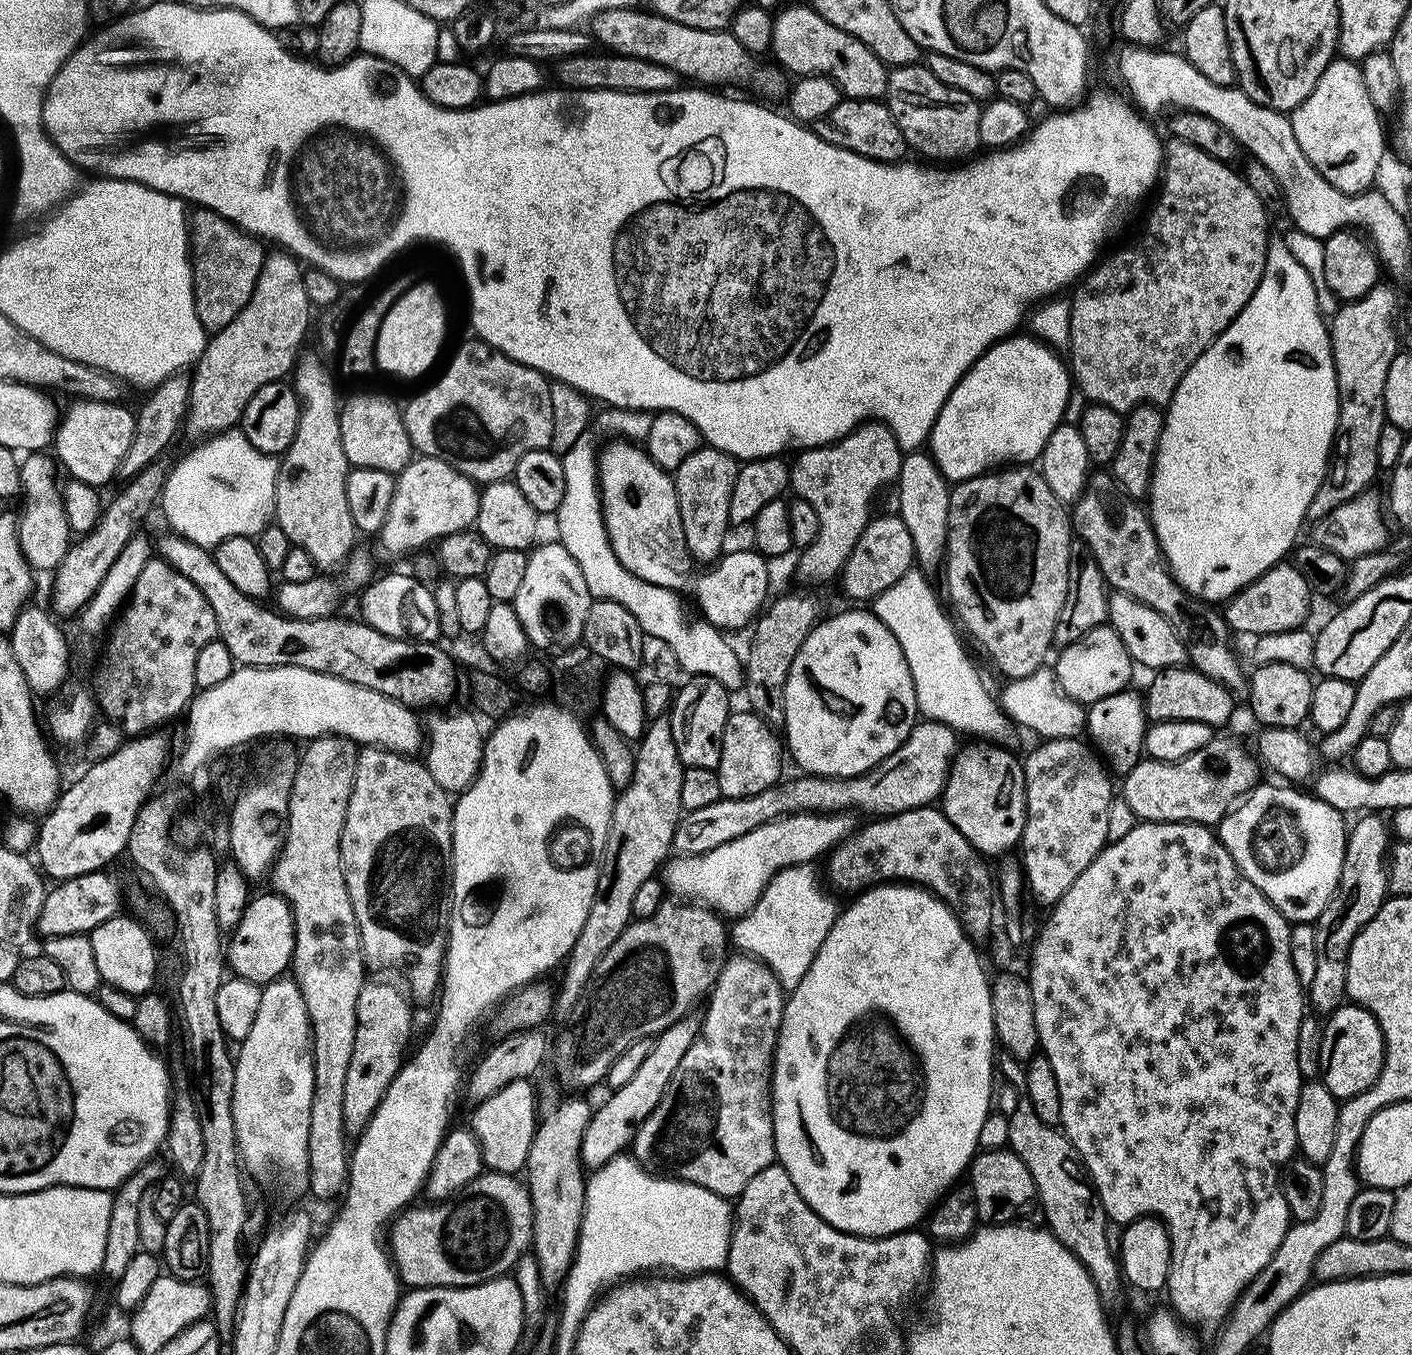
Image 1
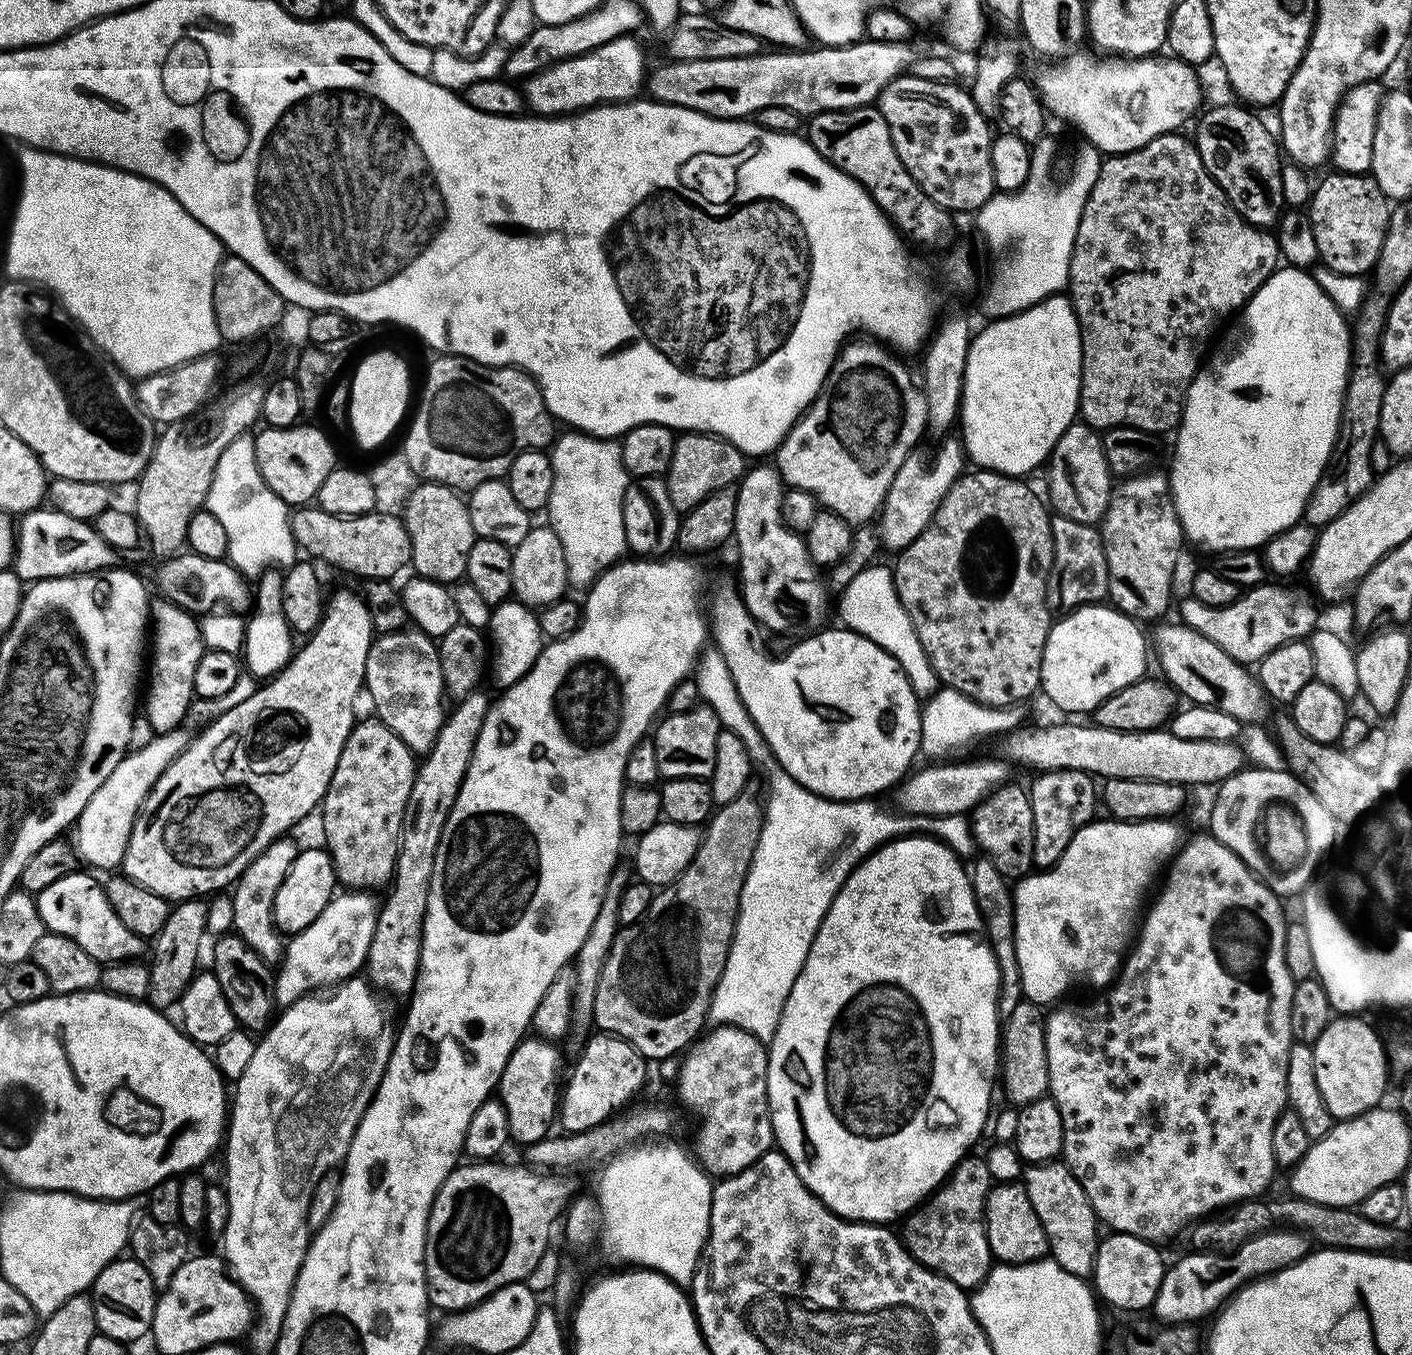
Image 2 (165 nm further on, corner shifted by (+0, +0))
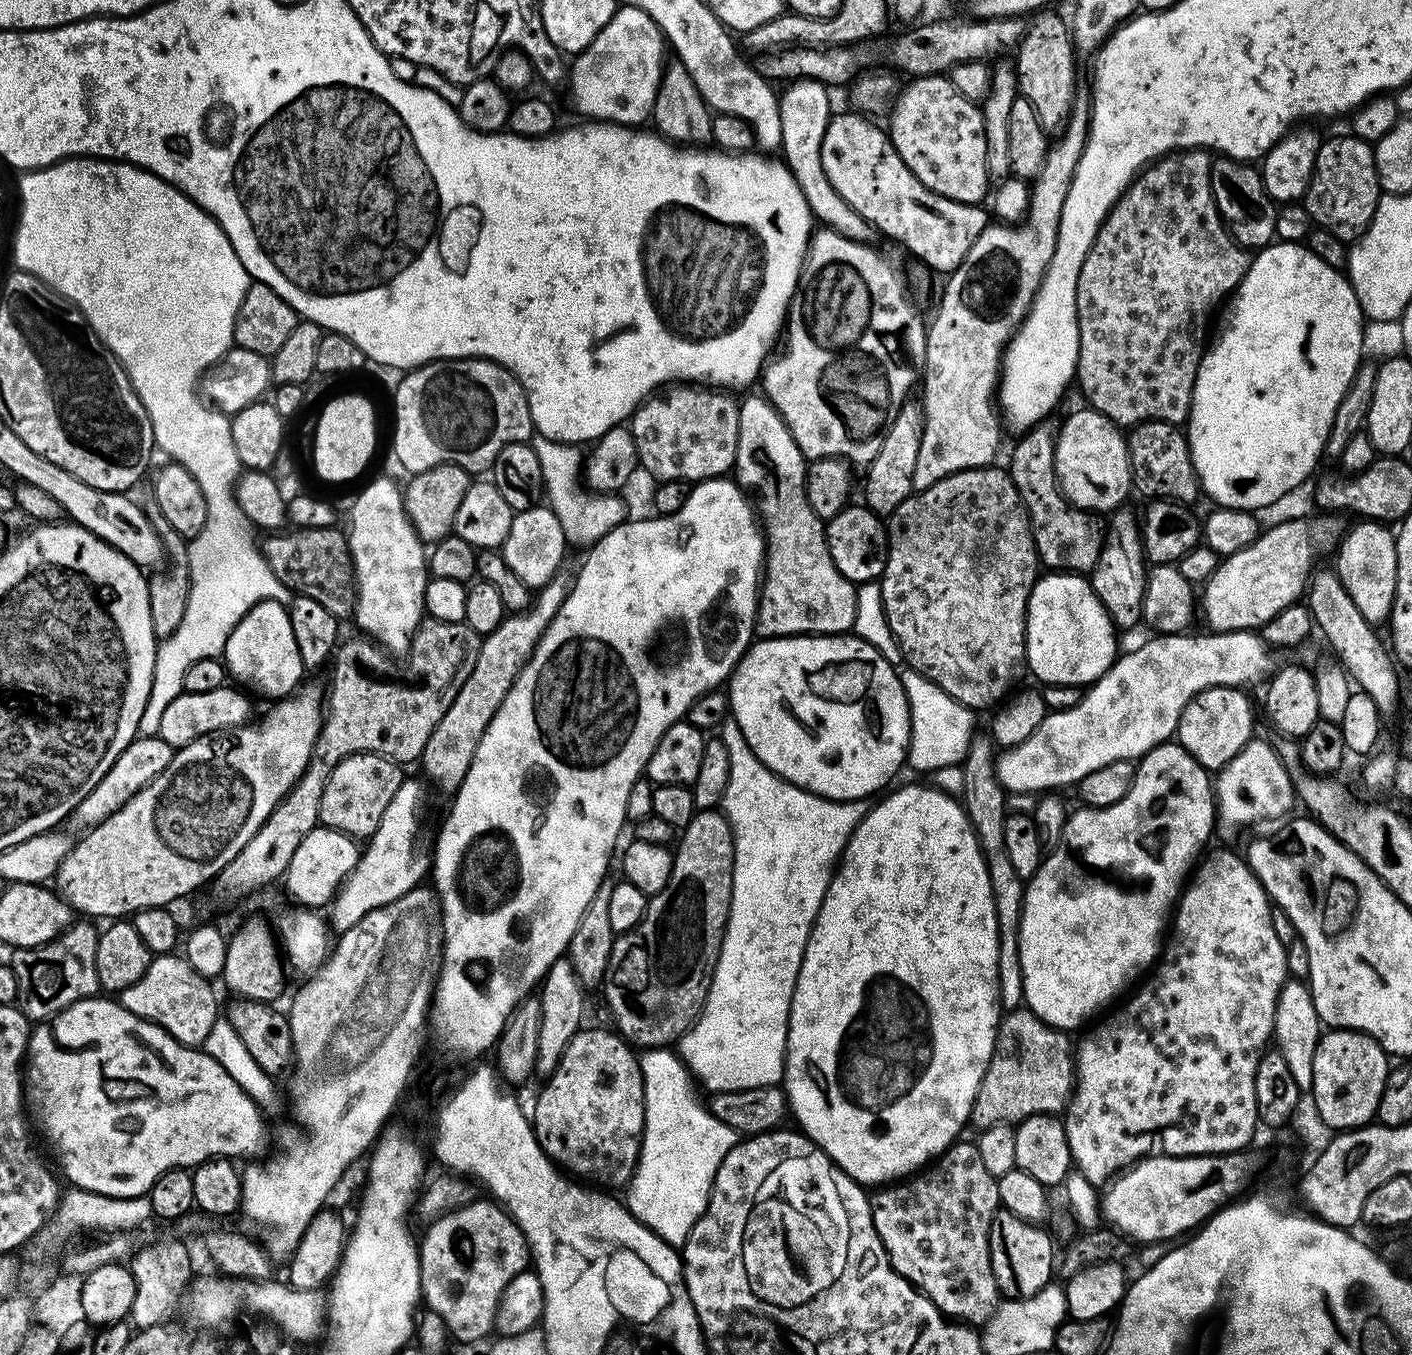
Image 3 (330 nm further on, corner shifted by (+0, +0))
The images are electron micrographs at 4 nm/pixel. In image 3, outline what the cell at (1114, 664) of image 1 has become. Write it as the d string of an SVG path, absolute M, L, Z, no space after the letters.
M1041 575L1037 579L1032 597L1028 599L1028 667L1031 675L1041 680L1041 685L1088 686L1107 675L1118 660L1116 635L1118 629L1111 615L1085 577L1083 580L1080 576Z

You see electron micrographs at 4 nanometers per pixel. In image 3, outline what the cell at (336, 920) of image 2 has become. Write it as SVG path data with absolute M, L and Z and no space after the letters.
M416 780L401 781L393 801L387 806L379 828L367 841L352 875L344 882L330 905L330 924L343 934L362 922L371 912L385 908L417 887L430 870L430 860L416 848L416 835L420 832L418 817L422 814L422 797L426 794Z

